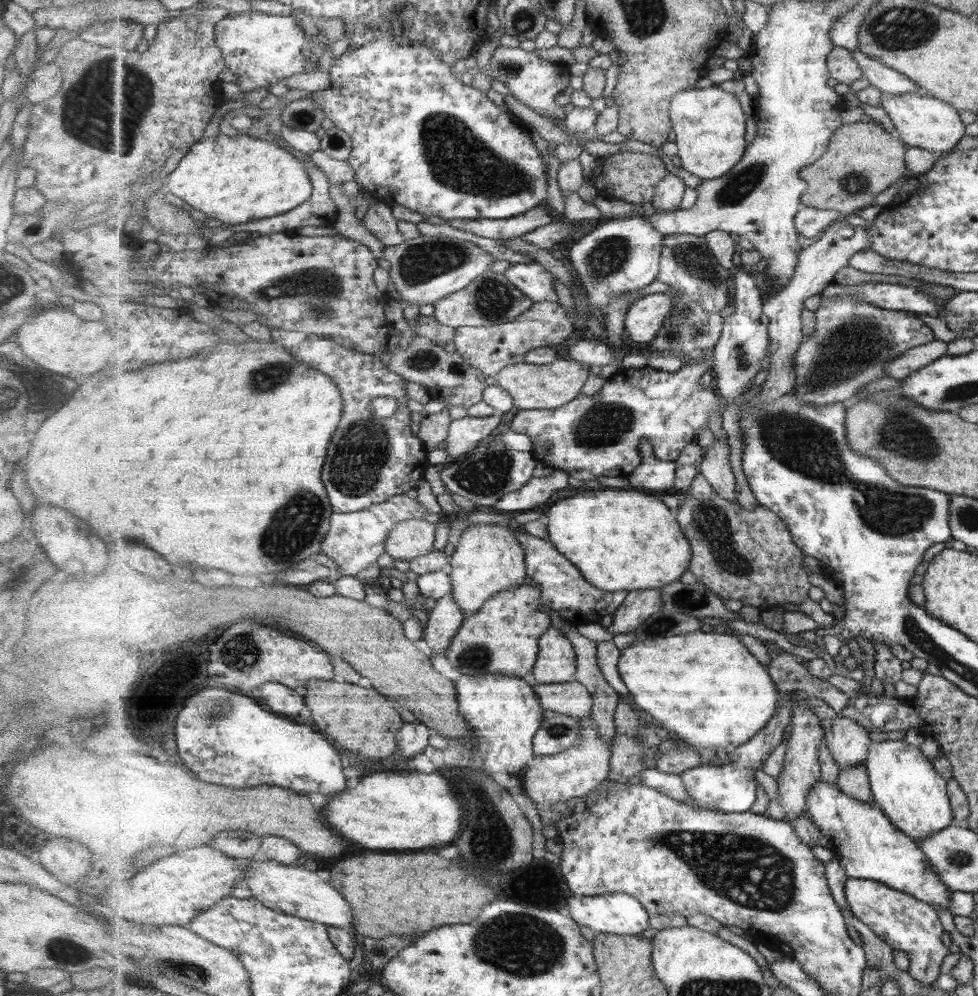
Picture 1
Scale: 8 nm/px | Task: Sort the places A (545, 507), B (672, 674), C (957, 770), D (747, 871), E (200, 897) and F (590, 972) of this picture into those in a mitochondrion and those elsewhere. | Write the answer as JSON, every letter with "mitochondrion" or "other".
{"A":"other","B":"other","C":"other","D":"mitochondrion","E":"other","F":"other"}

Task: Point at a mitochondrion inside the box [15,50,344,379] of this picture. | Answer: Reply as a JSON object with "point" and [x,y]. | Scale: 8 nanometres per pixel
{"point":[110,118]}

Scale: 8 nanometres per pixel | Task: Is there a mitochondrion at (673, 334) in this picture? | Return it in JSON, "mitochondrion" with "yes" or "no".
{"mitochondrion":"yes"}

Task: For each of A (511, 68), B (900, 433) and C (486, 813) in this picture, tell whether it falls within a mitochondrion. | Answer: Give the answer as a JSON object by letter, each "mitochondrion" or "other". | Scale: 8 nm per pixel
{"A":"mitochondrion","B":"mitochondrion","C":"mitochondrion"}

